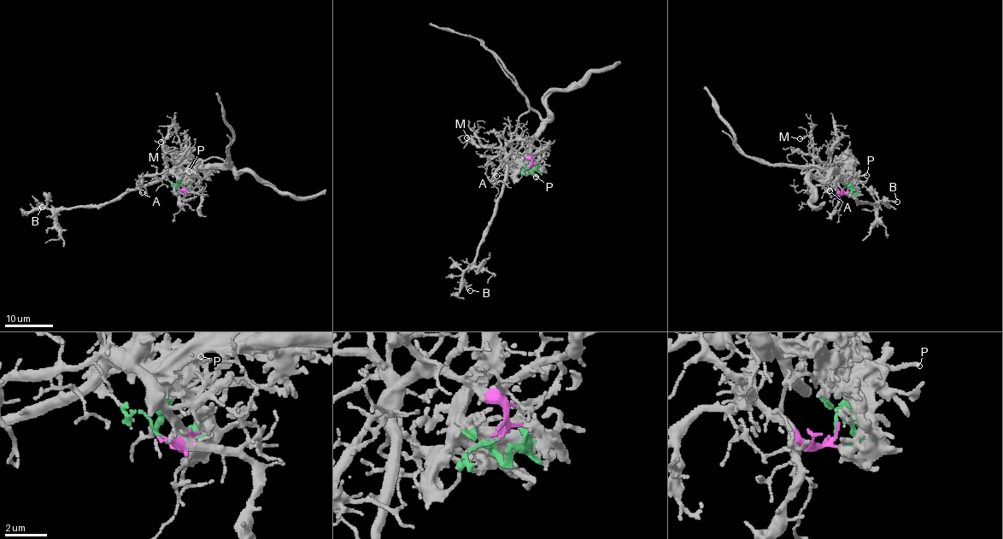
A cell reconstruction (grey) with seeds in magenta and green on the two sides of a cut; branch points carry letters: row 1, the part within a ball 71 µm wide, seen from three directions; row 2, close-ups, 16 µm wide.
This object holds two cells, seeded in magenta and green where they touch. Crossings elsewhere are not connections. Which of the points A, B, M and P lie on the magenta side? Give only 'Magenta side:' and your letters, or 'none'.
Magenta side: A, B, M

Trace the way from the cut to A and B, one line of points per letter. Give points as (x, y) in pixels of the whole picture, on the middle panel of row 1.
A: (530, 167), (531, 160), (520, 153), (513, 153), (504, 160), (495, 175), (494, 181), (496, 175)
B: (530, 167), (531, 160), (520, 153), (507, 157), (503, 187), (492, 221), (476, 258), (463, 274), (470, 290)

